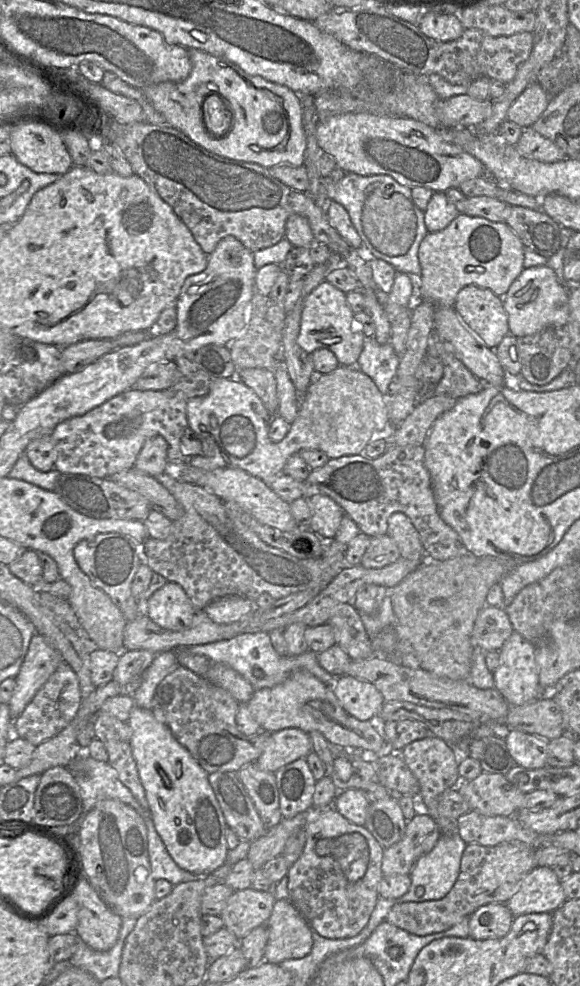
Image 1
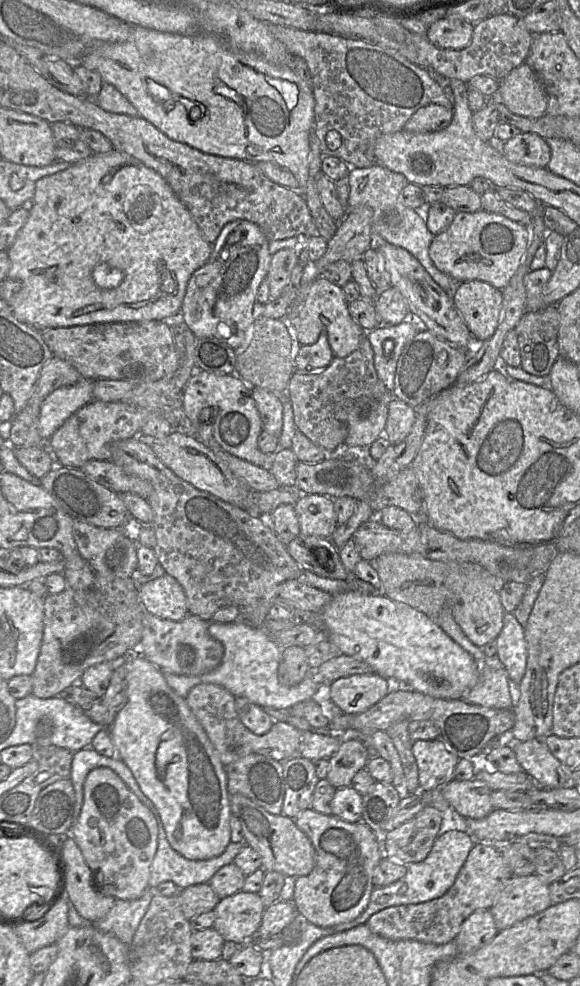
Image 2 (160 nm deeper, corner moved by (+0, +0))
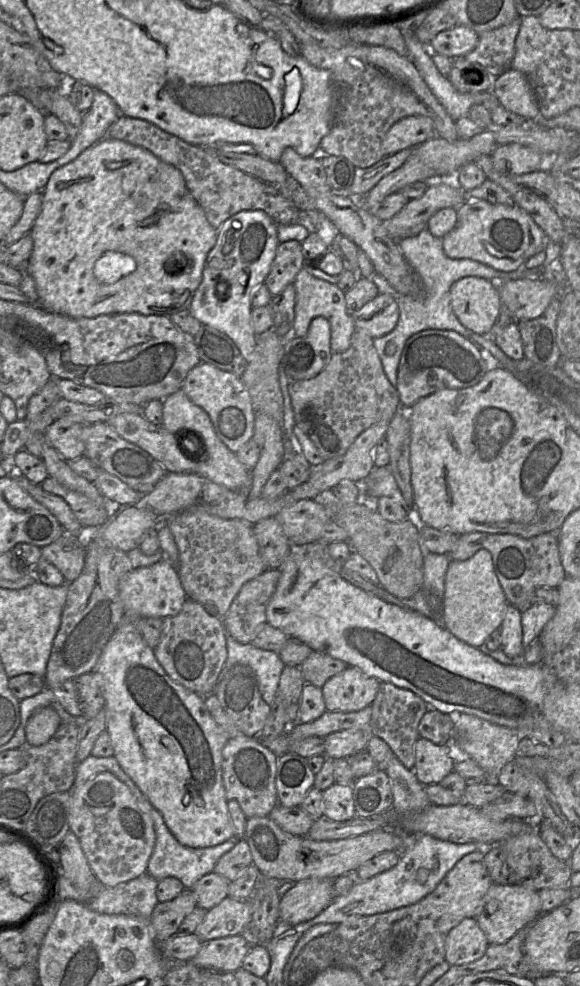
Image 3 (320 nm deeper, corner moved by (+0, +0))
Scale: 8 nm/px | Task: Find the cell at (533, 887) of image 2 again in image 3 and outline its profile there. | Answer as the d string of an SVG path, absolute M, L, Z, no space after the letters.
M492 884L476 920L489 944L503 944L520 929L531 924L540 914L541 899L538 891L518 884Z

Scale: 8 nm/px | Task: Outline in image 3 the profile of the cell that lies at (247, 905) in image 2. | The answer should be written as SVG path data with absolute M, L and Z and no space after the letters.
M224 898L220 904L206 912L196 934L203 942L246 933L253 914L253 905L248 900Z

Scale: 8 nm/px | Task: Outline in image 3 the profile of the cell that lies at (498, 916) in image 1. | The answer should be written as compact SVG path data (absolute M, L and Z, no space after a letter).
M464 918L445 941L445 961L450 966L473 962L483 956L489 943L476 918Z

